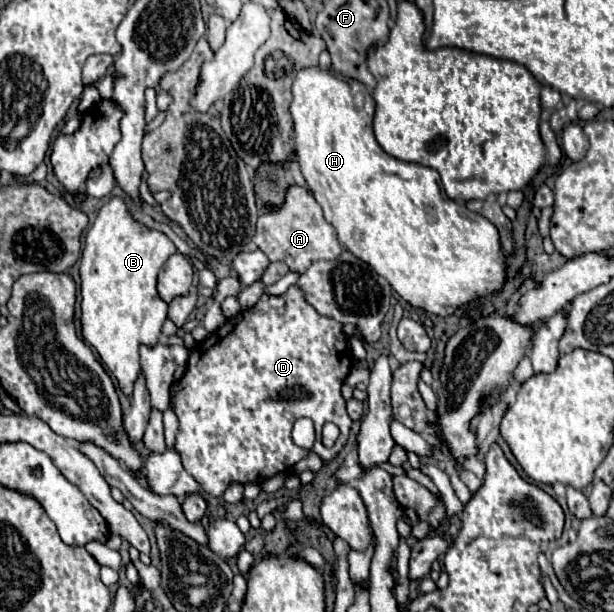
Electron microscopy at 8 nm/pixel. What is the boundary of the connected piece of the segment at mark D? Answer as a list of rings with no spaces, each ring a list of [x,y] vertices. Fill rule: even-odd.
[[[291,286],[281,296],[263,294],[253,308],[227,320],[217,332],[209,334],[207,340],[199,342],[191,350],[185,376],[173,400],[175,414],[179,418],[175,446],[181,454],[185,470],[199,482],[203,492],[223,496],[225,488],[233,482],[261,484],[279,472],[289,472],[309,454],[309,450],[299,448],[291,438],[291,428],[299,418],[311,418],[315,422],[317,440],[313,452],[317,452],[325,462],[337,456],[337,452],[345,446],[353,424],[341,396],[343,380],[351,370],[351,350],[347,348],[341,328],[343,326],[333,322],[333,318],[317,314],[313,306],[303,300],[301,290]],[[327,422],[333,422],[341,430],[331,448],[327,448],[321,440],[321,432]]]

